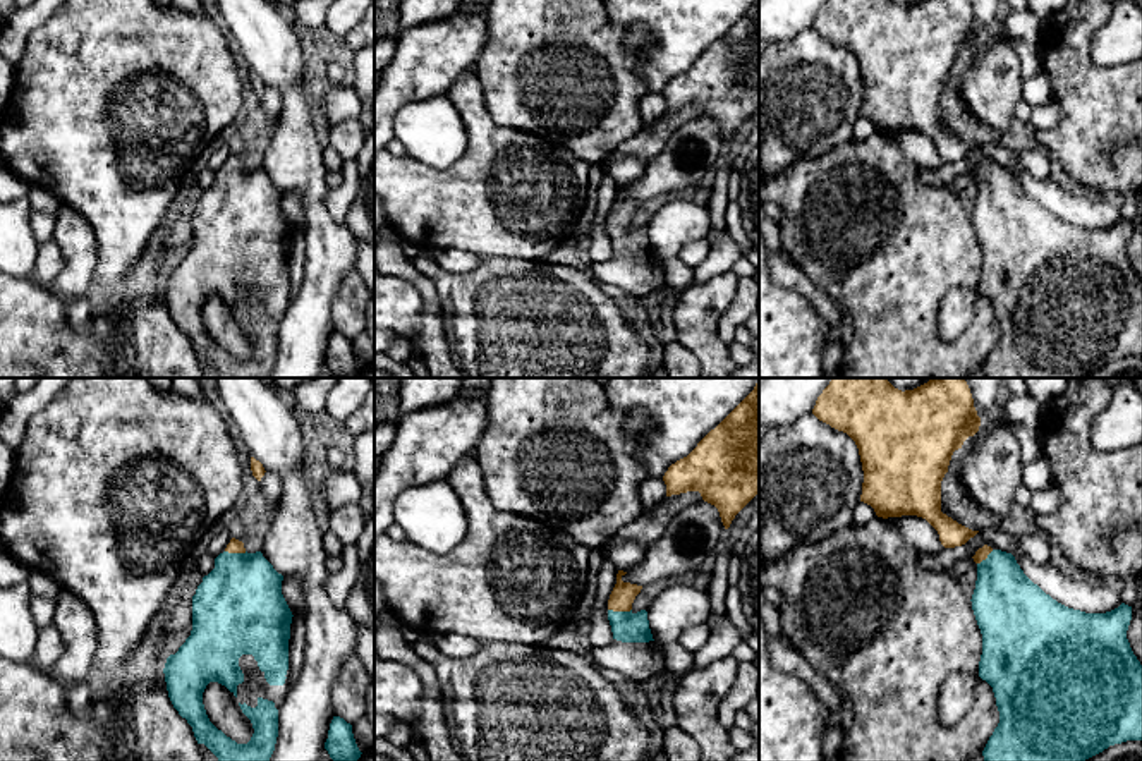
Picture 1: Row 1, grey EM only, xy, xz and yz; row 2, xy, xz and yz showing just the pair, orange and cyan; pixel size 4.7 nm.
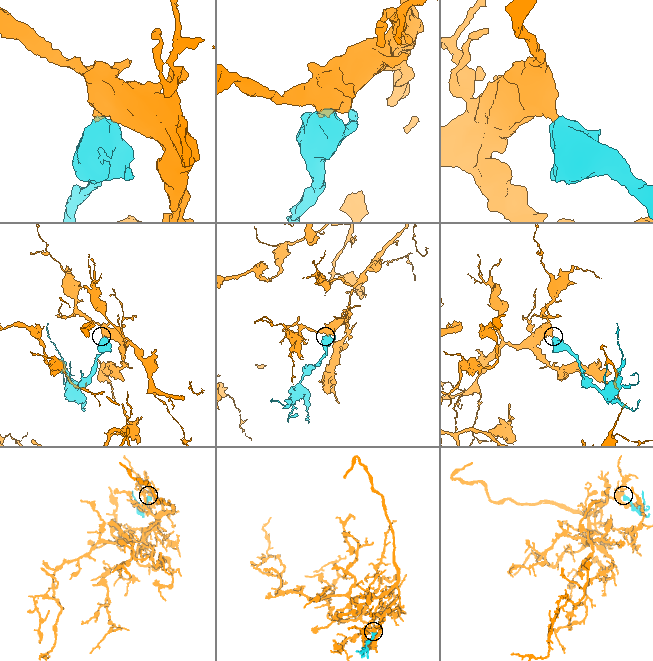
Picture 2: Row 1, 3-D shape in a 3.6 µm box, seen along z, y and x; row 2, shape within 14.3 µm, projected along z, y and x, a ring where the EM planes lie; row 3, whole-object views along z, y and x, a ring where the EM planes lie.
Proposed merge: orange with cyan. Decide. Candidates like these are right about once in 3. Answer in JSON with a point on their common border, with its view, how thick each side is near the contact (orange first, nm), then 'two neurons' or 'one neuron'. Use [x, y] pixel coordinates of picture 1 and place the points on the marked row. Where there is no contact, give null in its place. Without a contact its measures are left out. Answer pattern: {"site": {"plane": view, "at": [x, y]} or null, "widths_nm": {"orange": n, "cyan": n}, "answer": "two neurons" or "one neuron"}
{"site": {"plane": "xz", "at": [620, 610]}, "widths_nm": {"orange": 120, "cyan": 140}, "answer": "one neuron"}

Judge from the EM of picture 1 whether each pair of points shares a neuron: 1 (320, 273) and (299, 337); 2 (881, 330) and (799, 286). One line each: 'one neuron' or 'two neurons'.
1: one neuron
2: two neurons

